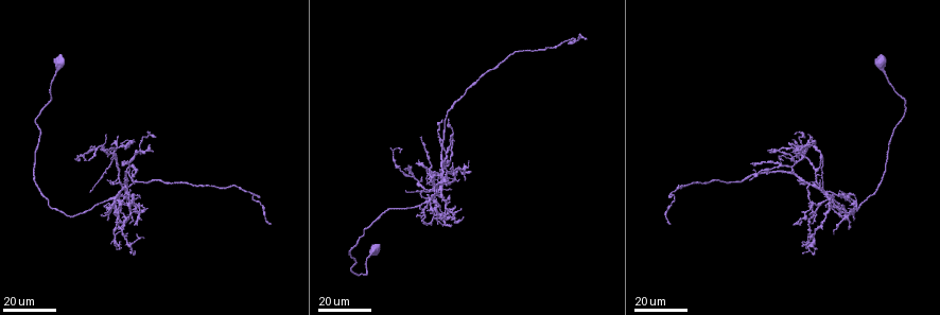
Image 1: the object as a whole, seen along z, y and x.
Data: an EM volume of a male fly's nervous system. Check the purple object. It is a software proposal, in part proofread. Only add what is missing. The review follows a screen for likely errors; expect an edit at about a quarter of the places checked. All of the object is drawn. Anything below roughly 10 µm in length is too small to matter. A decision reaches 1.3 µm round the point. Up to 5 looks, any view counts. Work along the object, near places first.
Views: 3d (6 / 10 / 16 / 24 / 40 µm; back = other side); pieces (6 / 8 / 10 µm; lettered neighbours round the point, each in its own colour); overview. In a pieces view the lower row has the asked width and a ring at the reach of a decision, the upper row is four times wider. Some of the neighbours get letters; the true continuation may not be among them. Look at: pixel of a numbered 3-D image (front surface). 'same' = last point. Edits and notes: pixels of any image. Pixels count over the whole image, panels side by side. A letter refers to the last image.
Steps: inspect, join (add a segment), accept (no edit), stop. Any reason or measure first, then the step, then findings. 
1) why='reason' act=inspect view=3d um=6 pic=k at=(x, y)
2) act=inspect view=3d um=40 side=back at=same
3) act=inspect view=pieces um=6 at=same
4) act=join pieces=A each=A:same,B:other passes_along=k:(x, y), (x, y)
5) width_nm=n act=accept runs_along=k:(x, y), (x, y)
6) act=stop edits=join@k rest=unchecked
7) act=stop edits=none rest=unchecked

act=inspect view=3d um=24 pic=1 at=(586, 37)

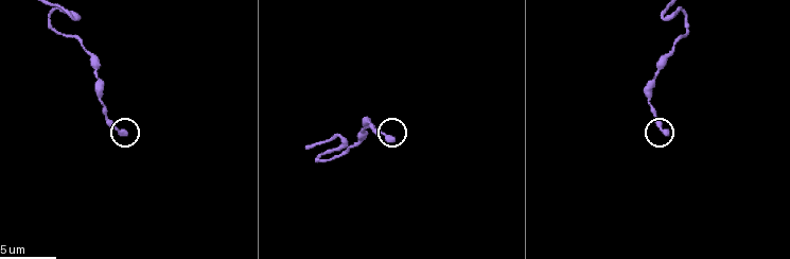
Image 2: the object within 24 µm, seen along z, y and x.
act=inspect view=pieces um=10 pic=2 at=(665, 132)

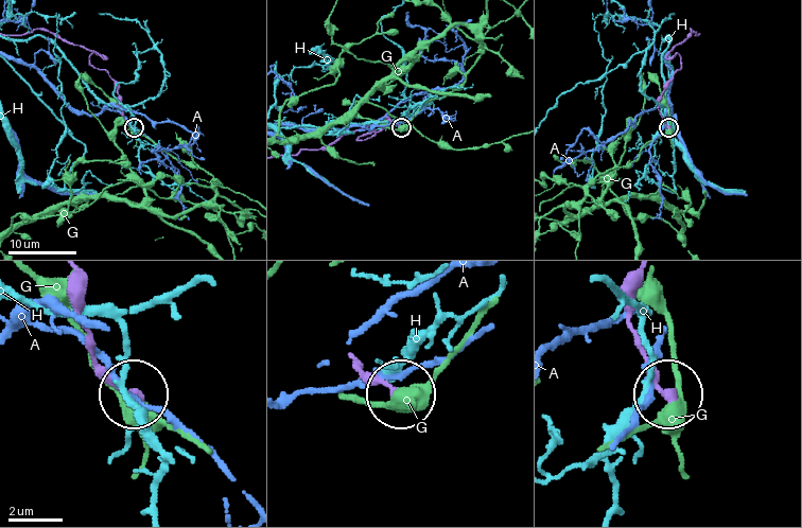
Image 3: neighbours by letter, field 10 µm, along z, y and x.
act=accept each=A:other,G:other,H:other runs_along=3:(638, 284), (632, 332), (648, 373), (664, 391) found='no lettered segment goes on from it'

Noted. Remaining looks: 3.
why='an open end' act=inspect view=3d um=24 pic=1 at=(449, 227)

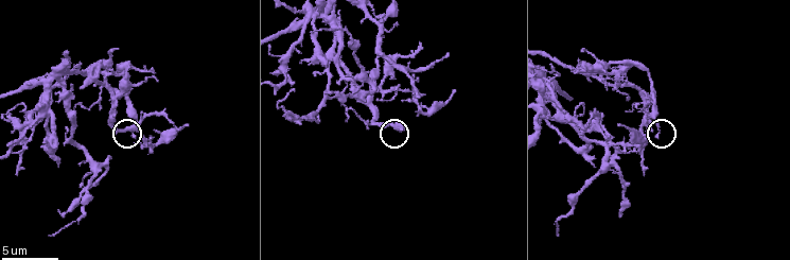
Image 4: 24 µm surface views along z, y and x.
act=inspect view=pieces um=6 pic=4 at=(134, 135)

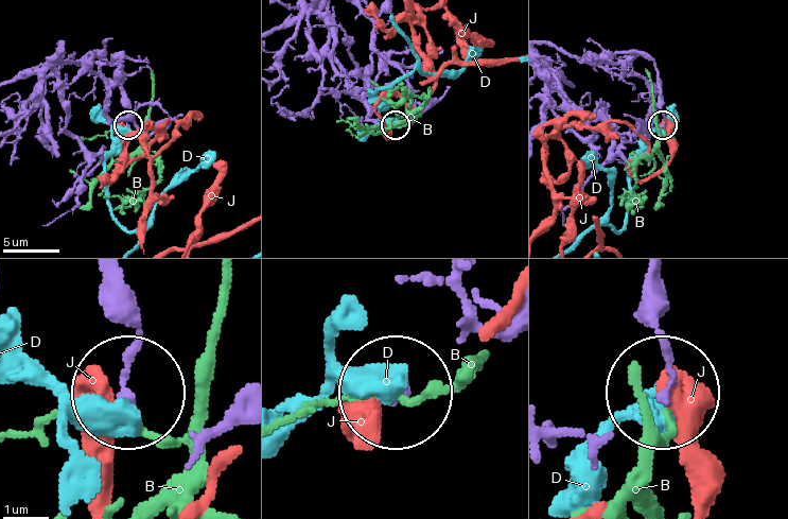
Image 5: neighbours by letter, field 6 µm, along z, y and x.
width_nm=150 act=accept each=B:other,D:other,J:other runs_along=5:(97, 283), (130, 340), (130, 394) found='none of them fits'

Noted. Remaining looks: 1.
act=stop edits=none rest=unchecked

